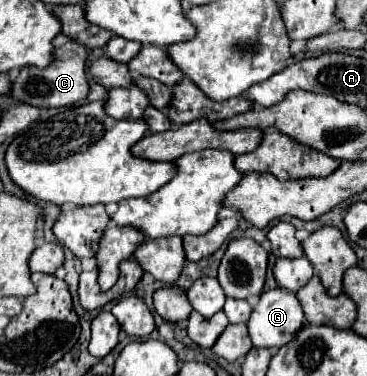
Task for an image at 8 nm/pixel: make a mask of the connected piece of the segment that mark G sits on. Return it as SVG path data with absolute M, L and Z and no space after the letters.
M273 288L259 296L259 304L247 326L255 346L277 350L287 344L305 322L305 314L295 294L283 288Z

